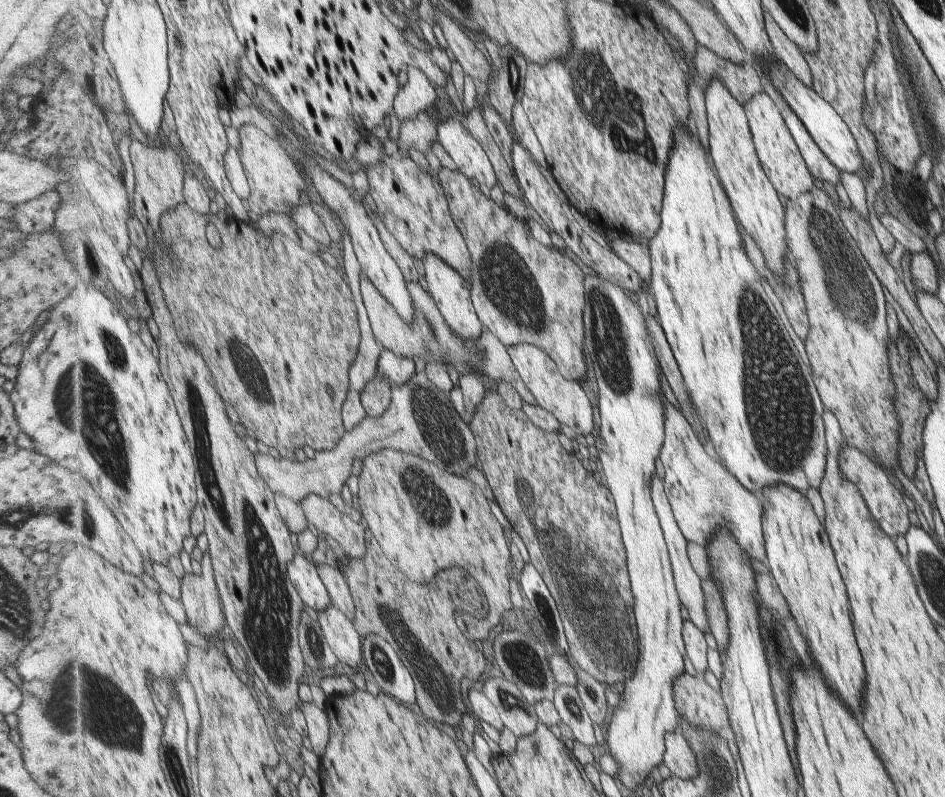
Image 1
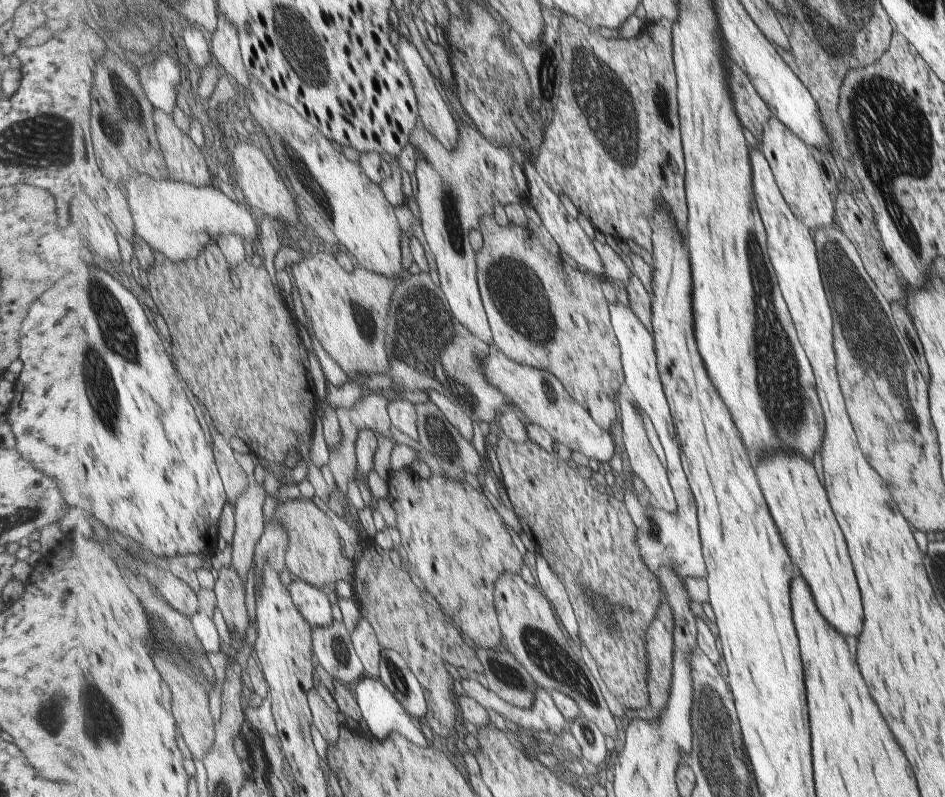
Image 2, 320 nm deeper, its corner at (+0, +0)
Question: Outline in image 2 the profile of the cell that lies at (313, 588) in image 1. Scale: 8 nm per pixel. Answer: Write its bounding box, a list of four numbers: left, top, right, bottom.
[289,578,333,628]

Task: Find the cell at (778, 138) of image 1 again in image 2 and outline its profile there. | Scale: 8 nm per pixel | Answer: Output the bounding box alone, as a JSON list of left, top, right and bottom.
[759,117,834,231]

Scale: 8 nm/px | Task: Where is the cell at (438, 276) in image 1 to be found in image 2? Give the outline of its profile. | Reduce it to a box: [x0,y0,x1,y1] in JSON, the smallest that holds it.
[411,117,525,345]

